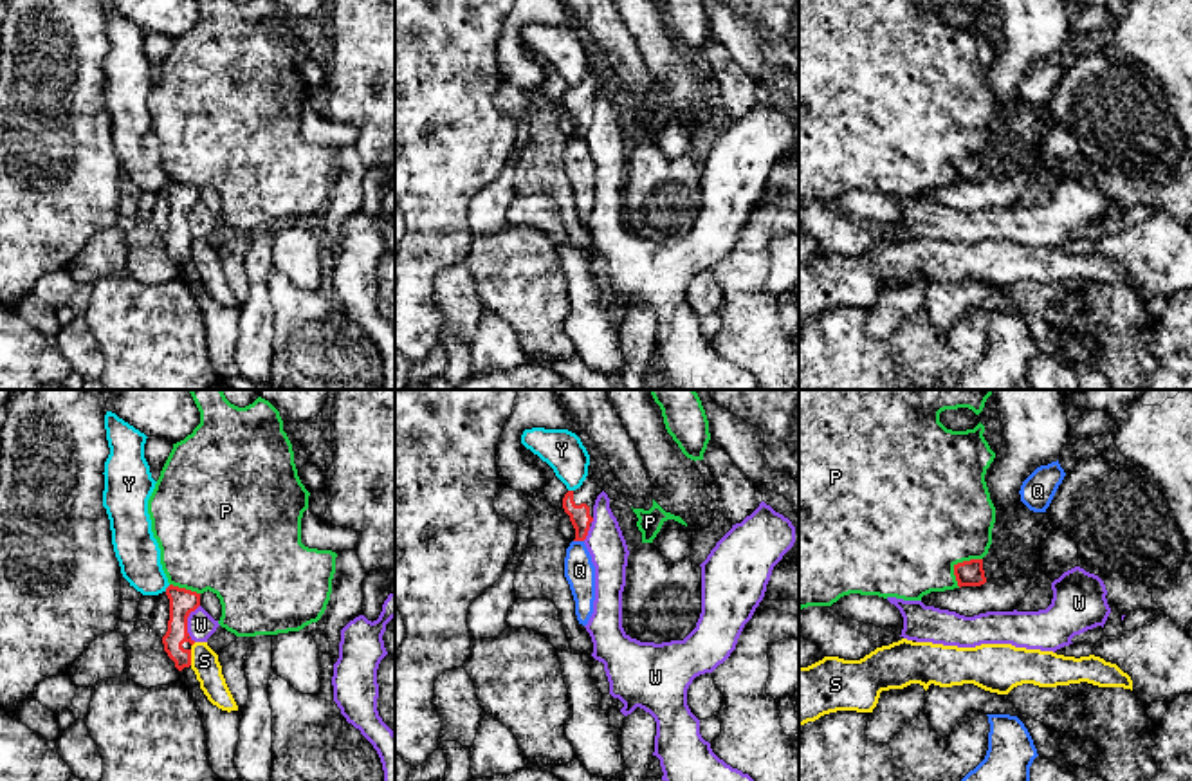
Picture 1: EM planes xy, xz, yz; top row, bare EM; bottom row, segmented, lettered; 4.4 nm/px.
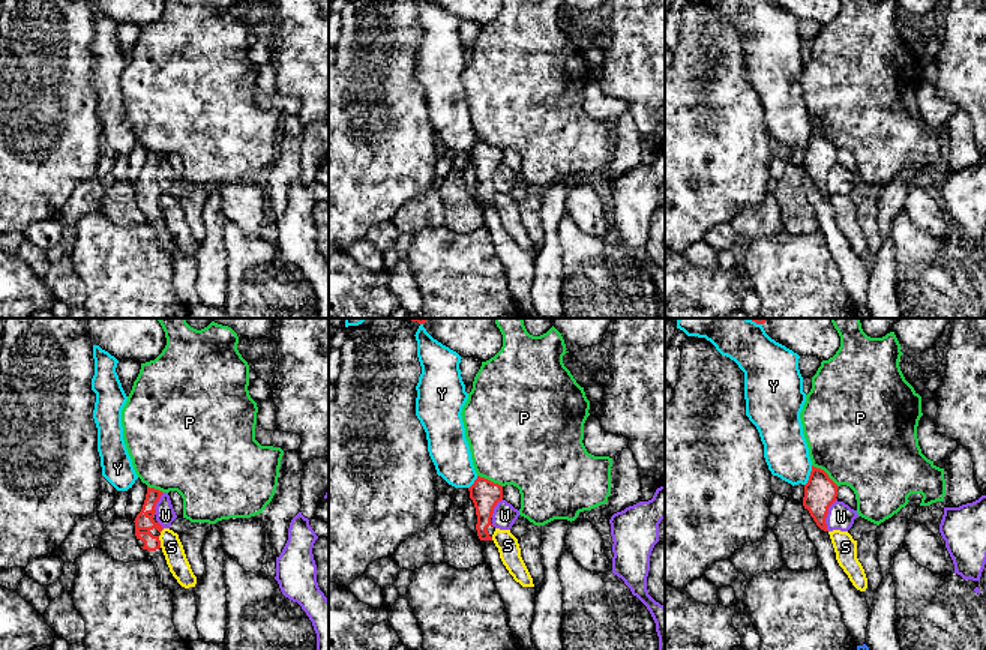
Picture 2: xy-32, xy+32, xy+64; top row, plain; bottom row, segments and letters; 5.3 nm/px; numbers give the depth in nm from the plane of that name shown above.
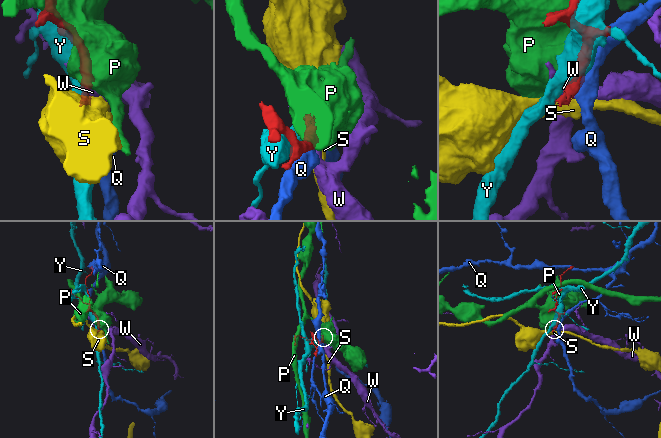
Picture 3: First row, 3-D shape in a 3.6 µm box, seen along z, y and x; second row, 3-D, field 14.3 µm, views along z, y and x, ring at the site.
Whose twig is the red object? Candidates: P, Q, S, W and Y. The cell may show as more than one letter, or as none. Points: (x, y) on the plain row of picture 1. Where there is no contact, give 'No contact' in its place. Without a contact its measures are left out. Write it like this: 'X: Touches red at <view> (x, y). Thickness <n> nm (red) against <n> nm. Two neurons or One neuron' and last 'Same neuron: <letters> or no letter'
P: Touches red at yz (958, 159). Thickness 110 nm (red) against 500 nm. Two neurons
Q: Touches red at xz (579, 136). Thickness 100 nm (red) against 140 nm. Two neurons
S: Touches red at xy (190, 253). Thickness 110 nm (red) against 120 nm. Two neurons
W: Touches red at xy (186, 219). Thickness 120 nm (red) against 120 nm. Two neurons
Y: Touches red at xy (166, 184). Thickness 120 nm (red) against 190 nm. Two neurons
Same neuron: no letter

